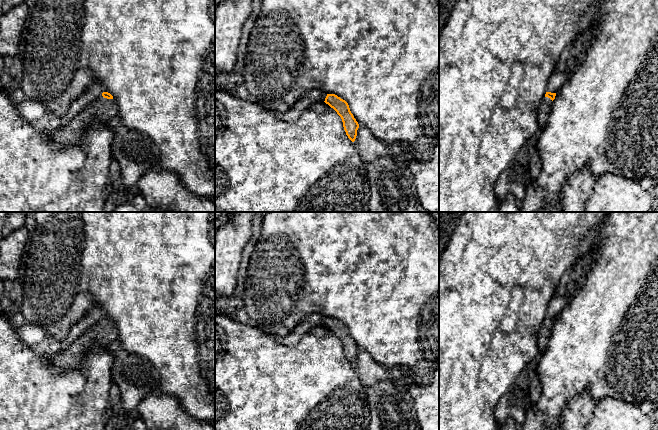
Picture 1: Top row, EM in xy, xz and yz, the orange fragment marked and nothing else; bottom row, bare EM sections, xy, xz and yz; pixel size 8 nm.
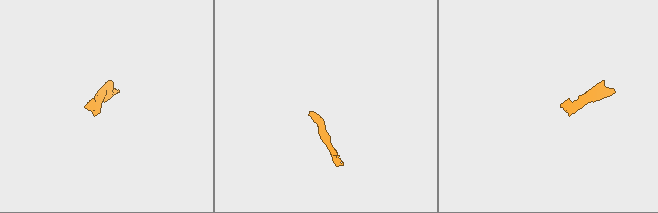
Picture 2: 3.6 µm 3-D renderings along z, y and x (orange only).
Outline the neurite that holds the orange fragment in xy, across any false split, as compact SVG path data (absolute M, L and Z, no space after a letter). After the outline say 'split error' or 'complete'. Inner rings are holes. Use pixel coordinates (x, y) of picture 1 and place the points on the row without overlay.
M108 316L85 331L68 349L53 357L53 366L56 370L78 369L83 363L85 356L94 344L101 344L105 347L114 346L118 339L118 330L113 320Z; split error

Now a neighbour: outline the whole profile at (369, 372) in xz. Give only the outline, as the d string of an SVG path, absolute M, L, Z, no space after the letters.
M359 350L353 368L365 387L387 379L396 382L392 378L389 369L374 361L371 355L364 350Z

